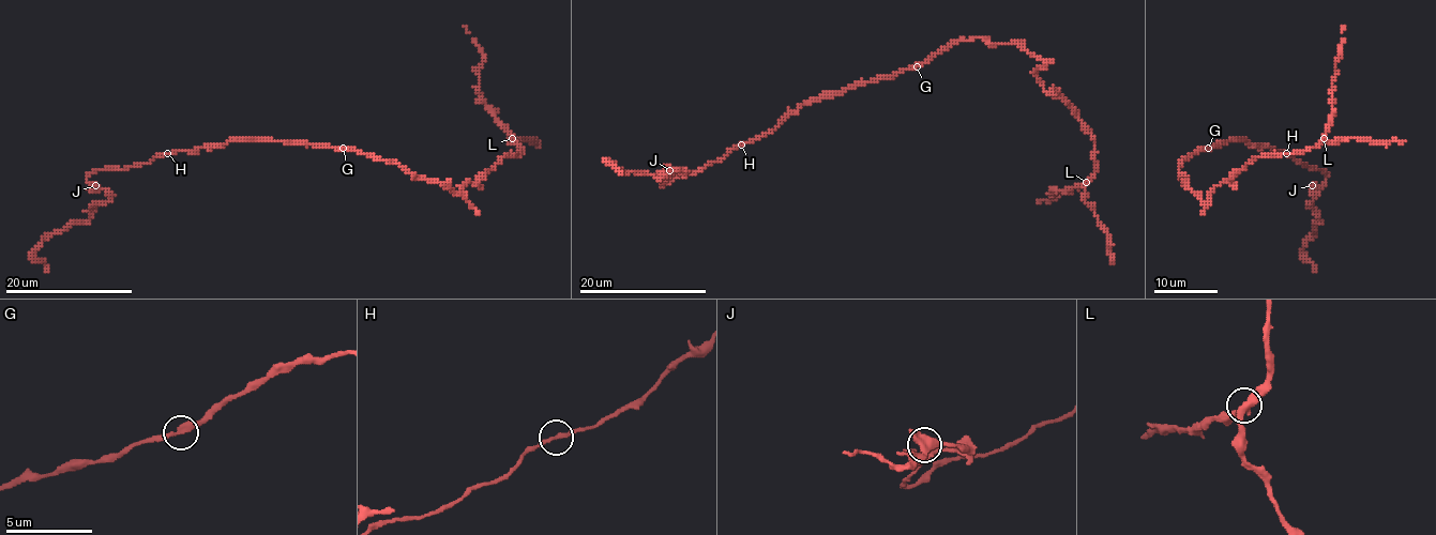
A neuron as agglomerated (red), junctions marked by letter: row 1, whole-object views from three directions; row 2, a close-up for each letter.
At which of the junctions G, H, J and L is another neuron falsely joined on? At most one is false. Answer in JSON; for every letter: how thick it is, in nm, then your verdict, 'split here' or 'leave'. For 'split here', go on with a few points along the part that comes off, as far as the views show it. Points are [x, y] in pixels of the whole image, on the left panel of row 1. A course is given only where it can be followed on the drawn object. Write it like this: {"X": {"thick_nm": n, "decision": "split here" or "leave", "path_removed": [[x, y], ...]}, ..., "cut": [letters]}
{"G": {"thick_nm": 320, "decision": "leave"}, "H": {"thick_nm": 190, "decision": "leave"}, "J": {"thick_nm": 300, "decision": "leave"}, "L": {"thick_nm": 280, "decision": "leave"}, "cut": []}

